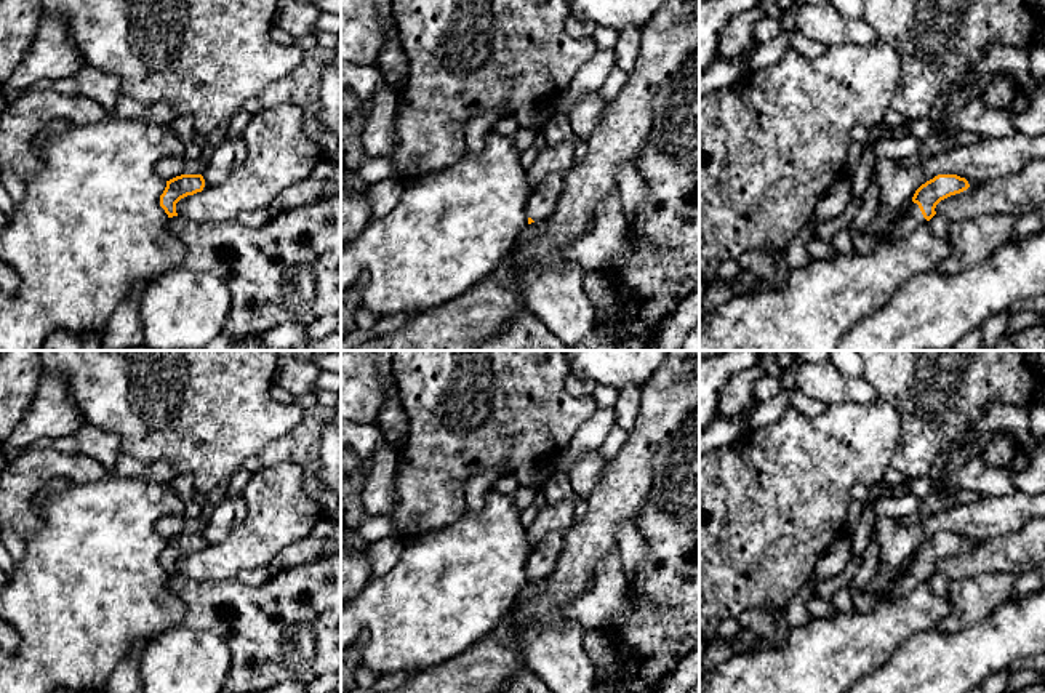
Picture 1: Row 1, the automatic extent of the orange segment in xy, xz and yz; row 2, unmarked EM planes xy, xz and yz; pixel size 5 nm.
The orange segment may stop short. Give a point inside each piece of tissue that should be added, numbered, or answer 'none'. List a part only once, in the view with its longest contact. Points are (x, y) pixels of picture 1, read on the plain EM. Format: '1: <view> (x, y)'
1: yz (911, 576)

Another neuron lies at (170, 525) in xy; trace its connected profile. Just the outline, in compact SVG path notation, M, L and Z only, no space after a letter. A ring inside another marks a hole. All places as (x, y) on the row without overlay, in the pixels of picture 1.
M206 512L198 517L187 517L187 515L163 515L155 522L155 531L165 538L170 539L181 533L203 533L203 530L208 527L210 517Z

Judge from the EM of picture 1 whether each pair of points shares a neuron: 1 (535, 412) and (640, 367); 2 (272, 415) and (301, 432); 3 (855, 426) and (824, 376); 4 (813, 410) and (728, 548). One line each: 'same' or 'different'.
1: different
2: different
3: different
4: different

